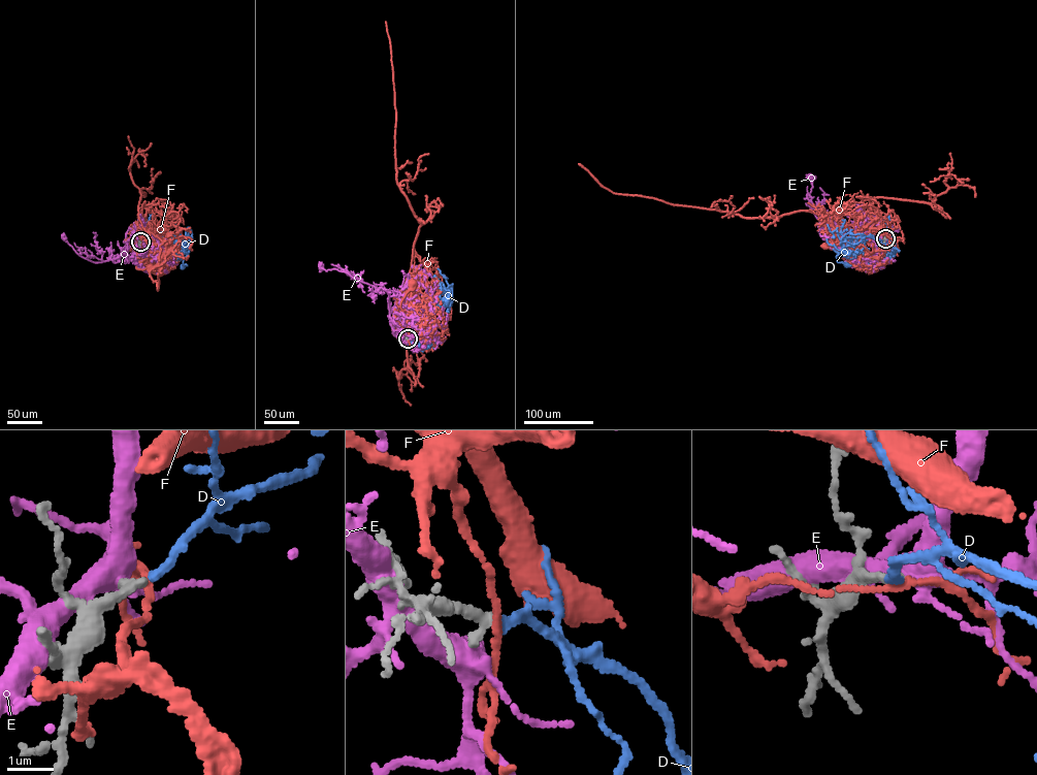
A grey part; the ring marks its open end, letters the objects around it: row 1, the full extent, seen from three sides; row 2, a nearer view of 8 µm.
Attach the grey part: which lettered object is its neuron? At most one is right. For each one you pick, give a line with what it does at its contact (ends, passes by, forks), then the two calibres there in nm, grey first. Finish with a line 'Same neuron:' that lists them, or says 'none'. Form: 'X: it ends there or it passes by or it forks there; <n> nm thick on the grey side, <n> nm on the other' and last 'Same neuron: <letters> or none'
D: it ends there; 200 nm thick on the grey side, 200 nm on the other
Same neuron: D

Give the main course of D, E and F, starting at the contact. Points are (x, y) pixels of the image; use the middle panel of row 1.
D: (408, 338), (421, 349), (430, 346), (432, 318), (443, 289), (449, 295), (445, 288), (450, 291), (446, 301)
E: (408, 338), (395, 334), (391, 326), (386, 291), (346, 272), (334, 268), (326, 270), (321, 266)
F: (408, 338), (401, 327), (407, 309), (403, 309), (409, 310), (402, 311), (400, 303), (412, 283)

